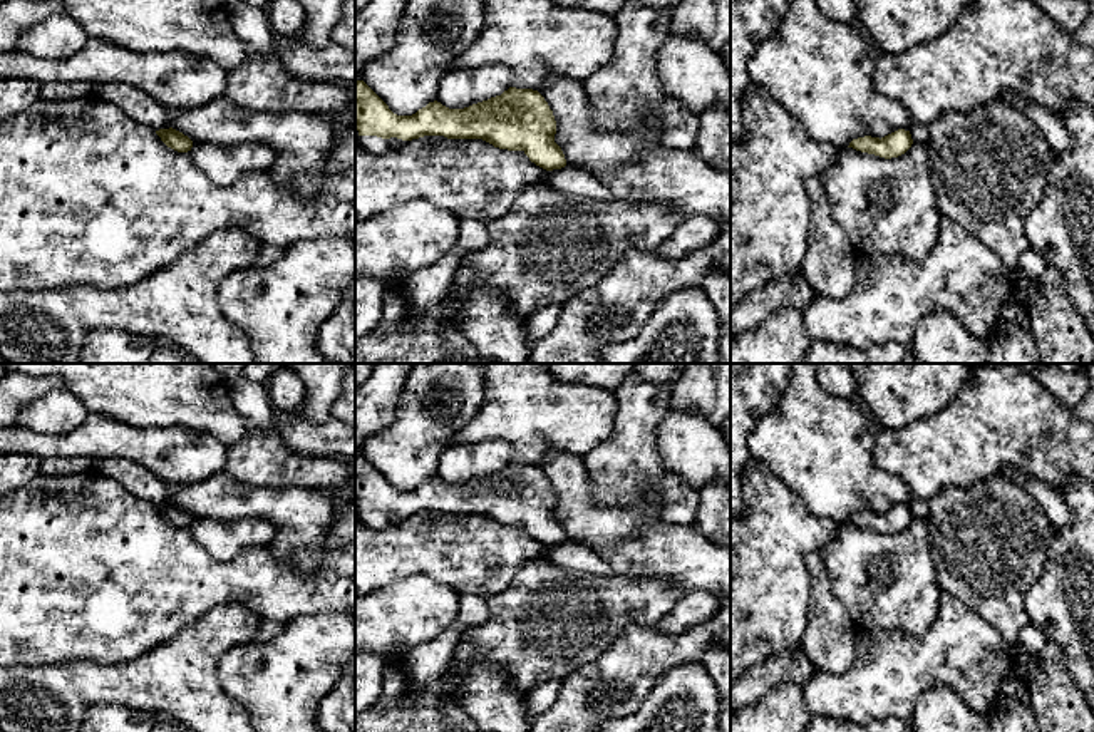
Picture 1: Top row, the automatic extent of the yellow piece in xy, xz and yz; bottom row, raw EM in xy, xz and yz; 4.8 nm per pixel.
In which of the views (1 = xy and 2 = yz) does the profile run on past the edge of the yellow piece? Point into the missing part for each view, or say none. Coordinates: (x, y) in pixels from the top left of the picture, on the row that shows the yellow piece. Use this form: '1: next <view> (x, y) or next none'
1: next none
2: next none

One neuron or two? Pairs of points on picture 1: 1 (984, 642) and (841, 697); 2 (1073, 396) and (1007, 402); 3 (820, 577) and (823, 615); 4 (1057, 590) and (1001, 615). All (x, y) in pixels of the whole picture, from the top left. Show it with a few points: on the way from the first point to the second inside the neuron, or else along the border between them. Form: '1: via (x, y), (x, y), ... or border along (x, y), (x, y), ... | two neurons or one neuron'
1: via (949, 654), (923, 664), (895, 669), (877, 687) | one neuron
2: border along (1036, 381), (1069, 409) | two neurons
3: via (820, 587), (823, 605) | one neuron
4: border along (1044, 568), (1026, 593), (1027, 622) | two neurons

